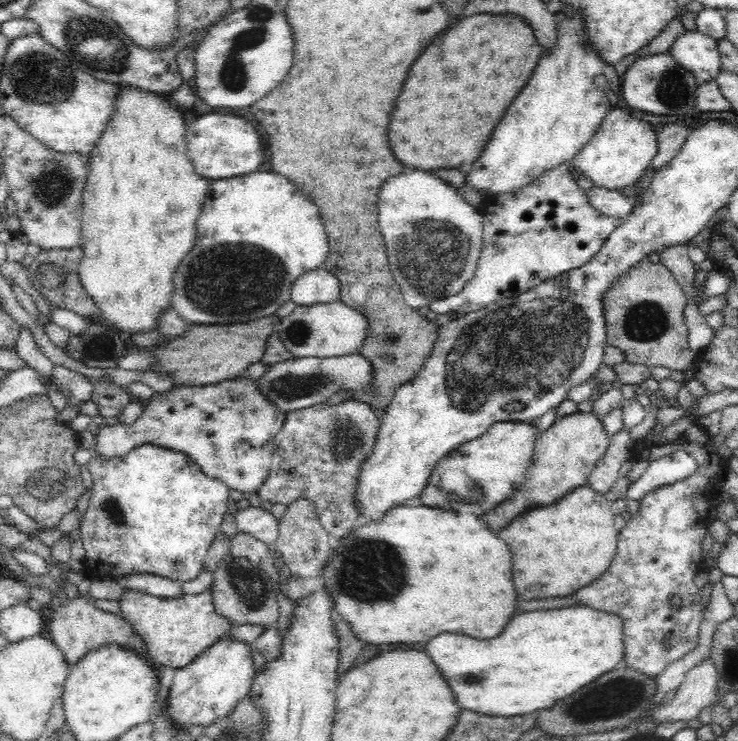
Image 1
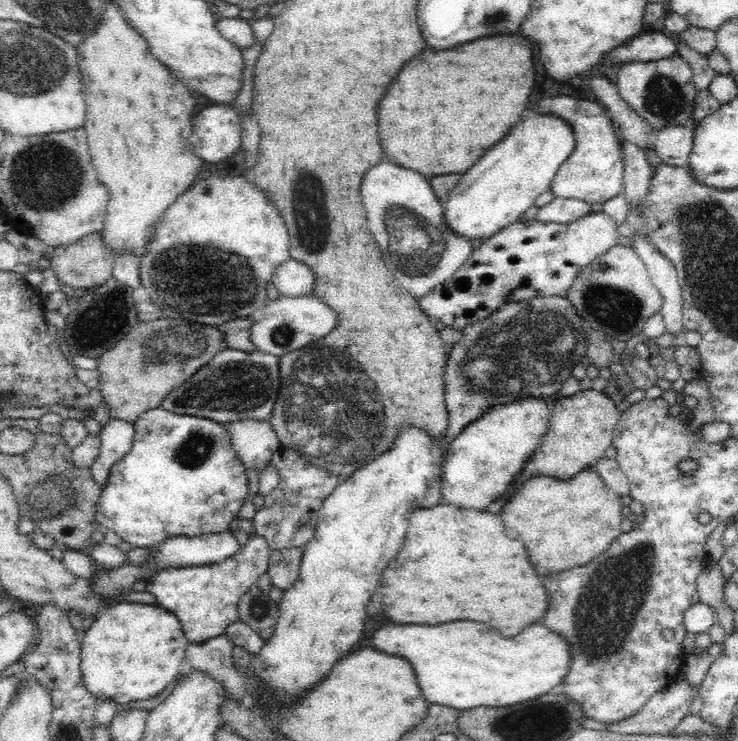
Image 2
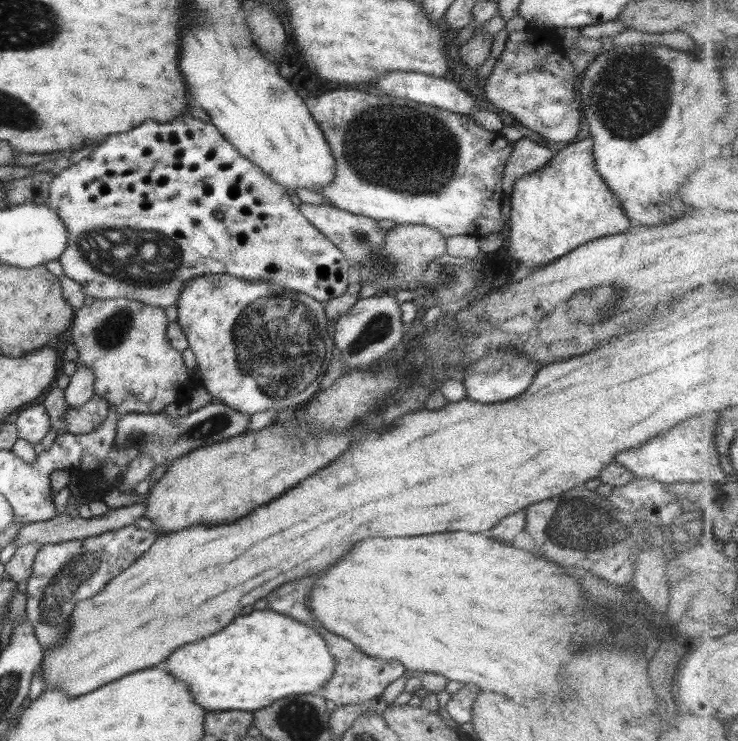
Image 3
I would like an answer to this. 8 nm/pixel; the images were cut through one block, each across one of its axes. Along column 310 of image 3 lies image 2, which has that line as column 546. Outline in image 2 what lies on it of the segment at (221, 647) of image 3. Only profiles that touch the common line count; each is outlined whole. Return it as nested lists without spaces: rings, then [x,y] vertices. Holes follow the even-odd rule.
[[[458,620],[458,622],[440,624],[440,626],[382,626],[382,628],[378,628],[376,634],[372,636],[372,647],[380,652],[386,652],[386,654],[408,660],[408,662],[412,664],[412,668],[414,668],[415,680],[417,681],[421,694],[428,703],[449,706],[459,711],[470,710],[477,706],[503,707],[541,697],[551,688],[560,686],[562,679],[566,676],[571,661],[570,646],[566,646],[566,642],[564,642],[562,636],[552,634],[550,630],[546,630],[544,626],[538,626],[538,624],[524,628],[522,634],[518,634],[518,636],[514,636],[514,638],[510,638],[510,640],[508,640],[508,638],[502,638],[496,630],[490,630],[486,624],[482,624],[482,622],[470,622],[470,620]]]

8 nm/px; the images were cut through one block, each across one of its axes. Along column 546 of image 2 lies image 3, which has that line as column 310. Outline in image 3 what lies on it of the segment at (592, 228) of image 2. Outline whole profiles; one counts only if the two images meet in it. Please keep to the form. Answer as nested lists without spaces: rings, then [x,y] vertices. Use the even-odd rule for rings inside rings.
[[[190,112],[175,116],[170,122],[159,123],[147,120],[132,130],[109,134],[98,146],[94,147],[88,157],[82,158],[66,169],[56,170],[54,180],[49,186],[47,206],[58,215],[67,230],[67,245],[59,256],[64,275],[82,286],[84,295],[95,300],[126,298],[134,300],[134,302],[145,303],[146,306],[164,309],[178,302],[180,290],[186,288],[186,284],[192,278],[198,278],[204,274],[228,274],[248,281],[272,281],[278,287],[306,294],[318,303],[322,303],[344,295],[352,282],[352,266],[345,254],[307,218],[304,218],[299,207],[290,201],[288,190],[280,183],[274,182],[272,177],[269,177],[259,166],[250,162],[250,159],[244,158],[210,121],[194,118]],[[136,230],[138,230],[138,234],[150,234],[150,230],[154,230],[154,235],[150,240],[157,240],[157,244],[165,241],[166,245],[161,243],[158,248],[155,243],[146,242],[143,246],[136,246]]]

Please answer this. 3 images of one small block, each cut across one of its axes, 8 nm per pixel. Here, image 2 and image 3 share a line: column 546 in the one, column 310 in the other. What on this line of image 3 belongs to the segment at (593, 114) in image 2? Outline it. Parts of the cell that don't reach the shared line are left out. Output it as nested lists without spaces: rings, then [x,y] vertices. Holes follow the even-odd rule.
[[[334,89],[318,97],[305,98],[310,114],[322,129],[326,142],[332,151],[335,162],[334,178],[319,190],[319,193],[328,198],[329,204],[366,218],[374,220],[392,220],[396,225],[424,225],[437,230],[442,236],[451,237],[458,234],[471,234],[478,238],[493,232],[501,232],[503,219],[500,213],[502,206],[503,178],[506,159],[513,149],[514,142],[508,141],[499,131],[488,131],[476,125],[469,115],[456,114],[449,110],[442,110],[437,106],[420,104],[409,98],[390,97],[389,95],[376,96],[357,89]]]

